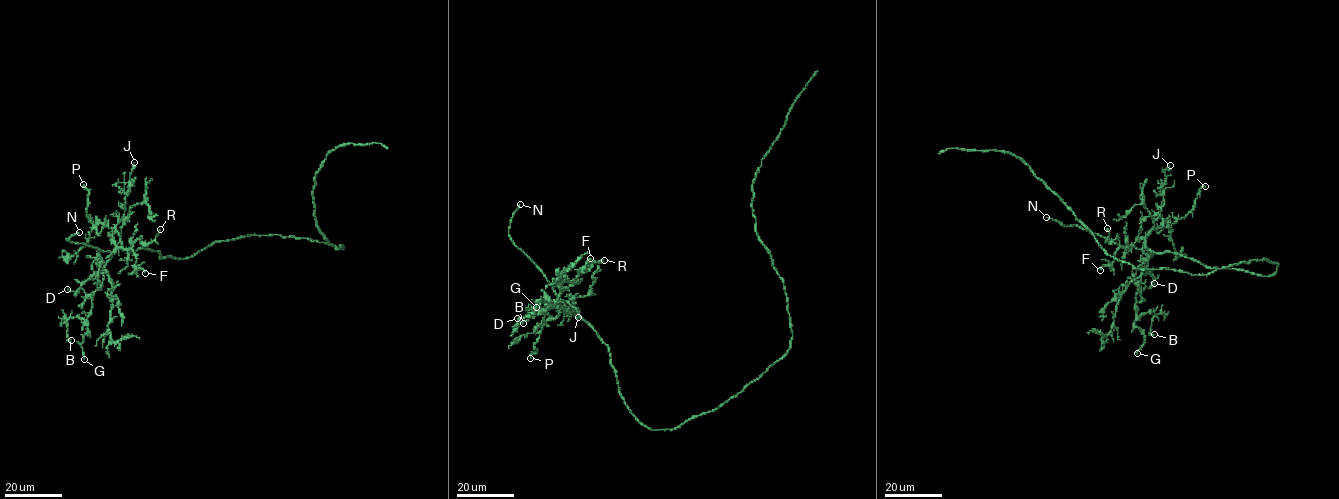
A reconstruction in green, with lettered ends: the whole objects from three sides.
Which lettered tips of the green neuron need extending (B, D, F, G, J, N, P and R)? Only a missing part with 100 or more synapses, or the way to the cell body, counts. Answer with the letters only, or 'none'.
N

